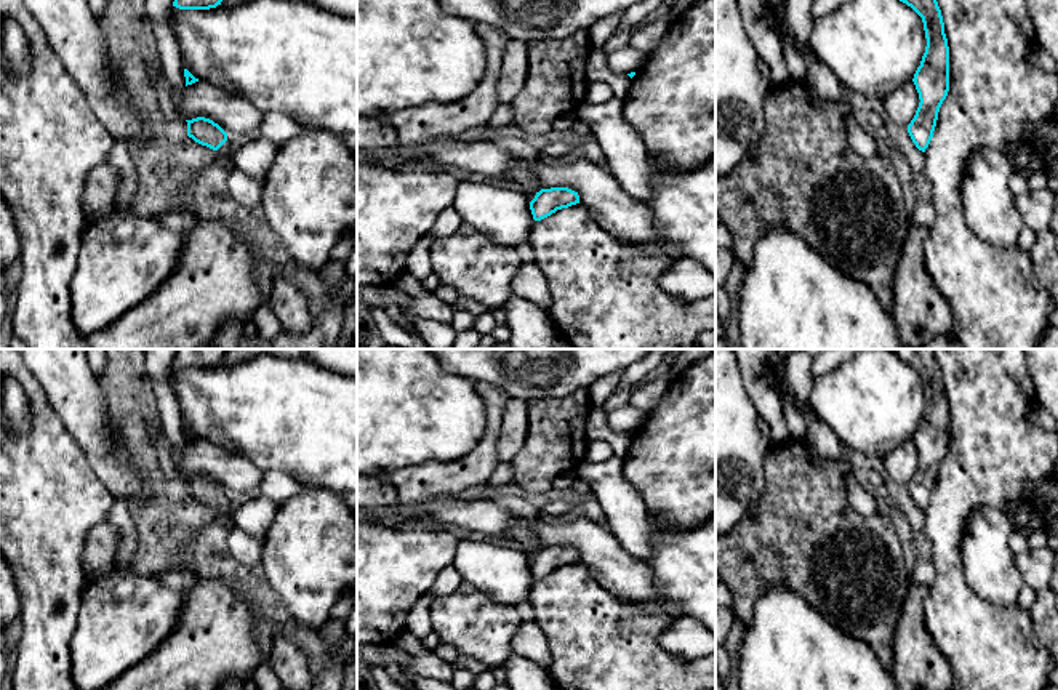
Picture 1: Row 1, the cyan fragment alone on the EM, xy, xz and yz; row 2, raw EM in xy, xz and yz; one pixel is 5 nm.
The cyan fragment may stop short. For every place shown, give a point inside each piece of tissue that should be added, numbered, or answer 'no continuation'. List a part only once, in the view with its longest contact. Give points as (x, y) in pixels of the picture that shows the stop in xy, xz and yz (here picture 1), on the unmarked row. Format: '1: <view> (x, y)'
1: xy (226, 511)

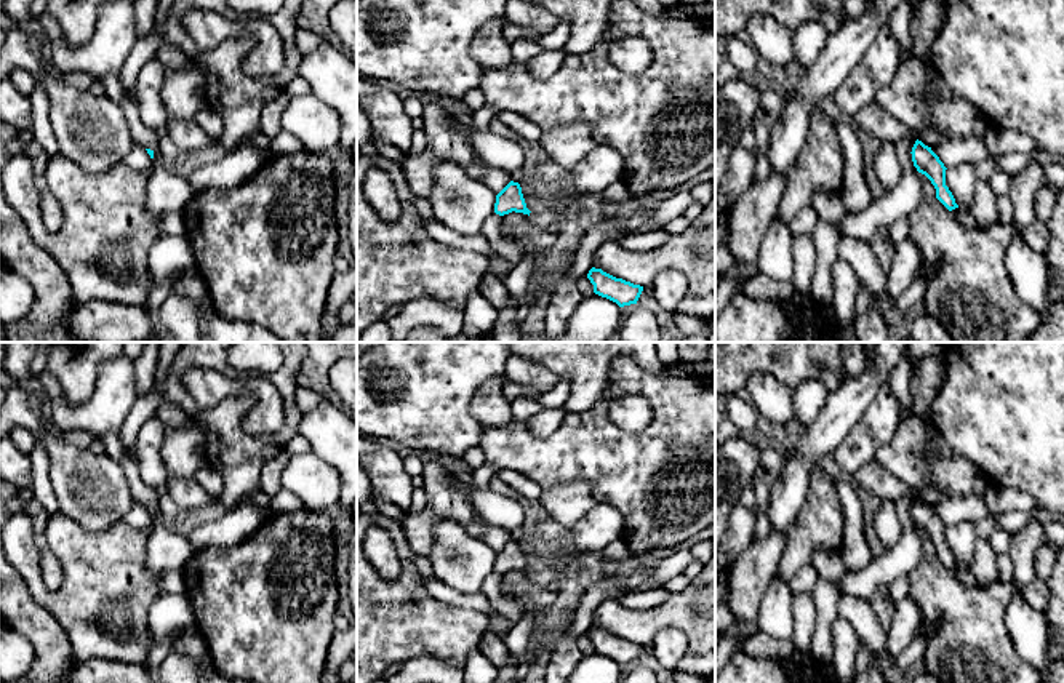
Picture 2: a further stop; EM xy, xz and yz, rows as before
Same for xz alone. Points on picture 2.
no continuation

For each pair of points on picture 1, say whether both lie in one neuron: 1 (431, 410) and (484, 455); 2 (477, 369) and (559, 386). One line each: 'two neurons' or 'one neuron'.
1: two neurons
2: one neuron

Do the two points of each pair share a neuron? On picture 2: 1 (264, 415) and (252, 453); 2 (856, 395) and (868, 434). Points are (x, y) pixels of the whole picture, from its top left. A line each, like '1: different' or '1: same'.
1: different
2: different

